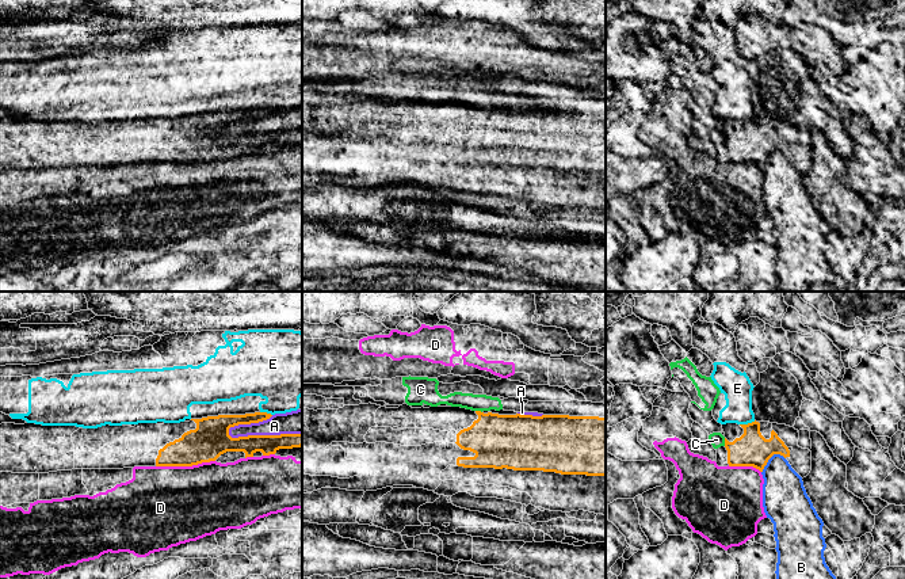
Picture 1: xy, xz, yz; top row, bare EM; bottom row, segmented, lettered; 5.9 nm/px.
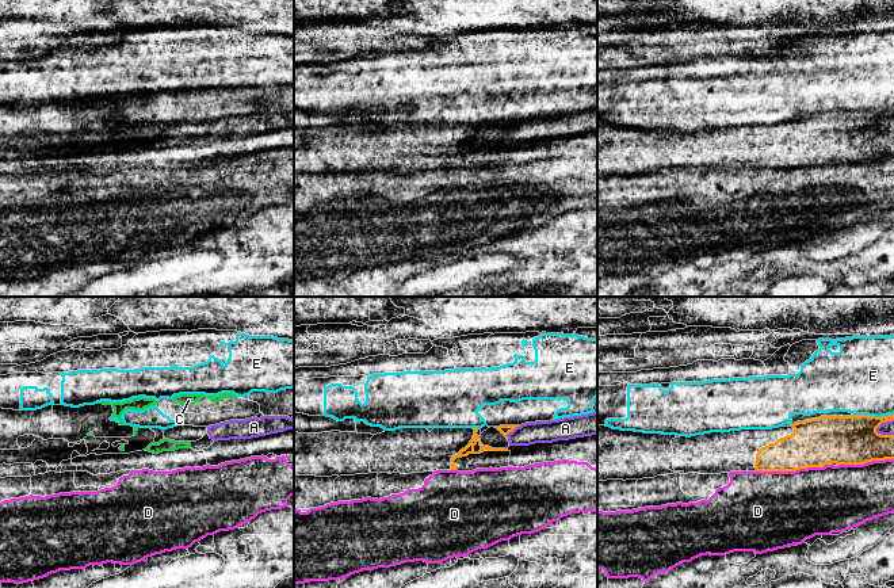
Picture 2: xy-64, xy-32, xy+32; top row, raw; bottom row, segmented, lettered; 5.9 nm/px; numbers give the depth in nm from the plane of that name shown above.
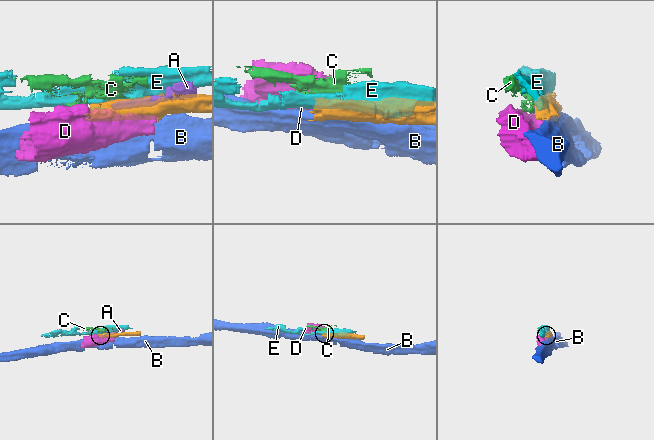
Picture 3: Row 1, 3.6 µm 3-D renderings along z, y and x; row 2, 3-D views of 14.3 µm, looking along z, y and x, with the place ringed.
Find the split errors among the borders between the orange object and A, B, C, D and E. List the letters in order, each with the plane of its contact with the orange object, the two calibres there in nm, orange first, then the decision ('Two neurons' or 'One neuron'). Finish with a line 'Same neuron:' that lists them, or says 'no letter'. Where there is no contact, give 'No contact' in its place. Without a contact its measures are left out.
A: Touches orange in xy. Thickness 120 nm (orange) against 140 nm. Two neurons
B: Touches orange in yz. Thickness 200 nm (orange) against 260 nm. Two neurons
C: Touches orange in yz. Thickness 200 nm (orange) against 90 nm. Two neurons
D: Touches orange in xy. Thickness 220 nm (orange) against 460 nm. Two neurons
E: Touches orange in yz. Thickness 200 nm (orange) against 180 nm. Two neurons
Same neuron: no letter

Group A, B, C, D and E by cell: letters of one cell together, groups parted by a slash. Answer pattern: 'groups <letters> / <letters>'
groups A C / B / D / E

